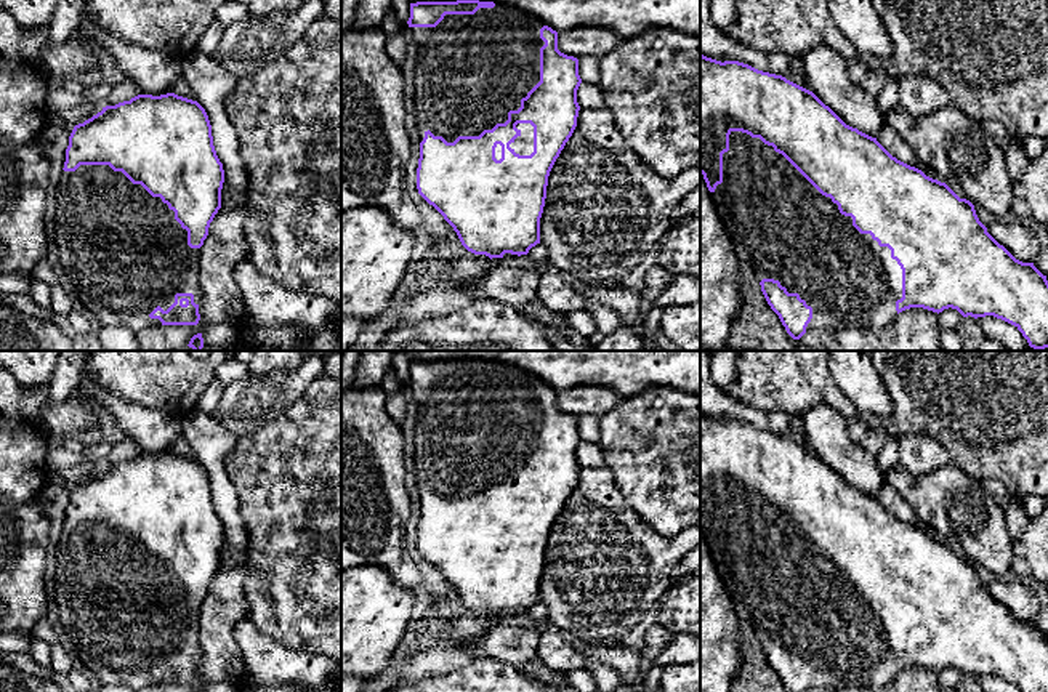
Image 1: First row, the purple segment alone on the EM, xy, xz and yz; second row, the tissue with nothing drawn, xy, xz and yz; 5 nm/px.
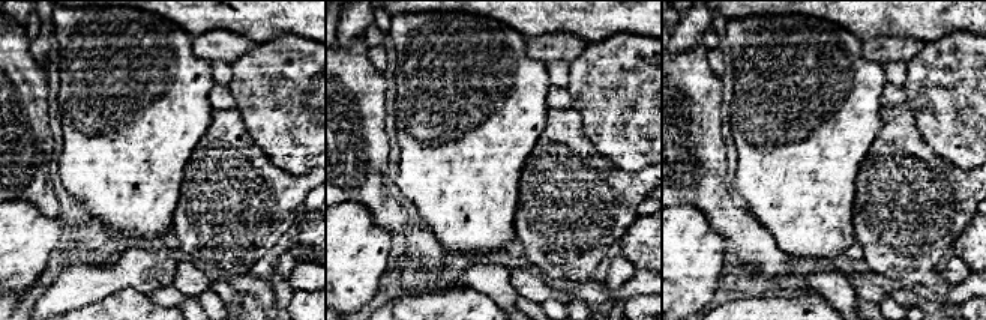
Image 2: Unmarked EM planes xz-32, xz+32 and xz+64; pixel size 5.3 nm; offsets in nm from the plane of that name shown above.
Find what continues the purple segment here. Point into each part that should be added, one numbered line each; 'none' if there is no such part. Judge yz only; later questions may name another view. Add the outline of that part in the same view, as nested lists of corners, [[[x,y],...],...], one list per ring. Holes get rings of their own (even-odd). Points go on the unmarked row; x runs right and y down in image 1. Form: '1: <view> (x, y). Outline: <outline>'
1: yz (779, 582). Outline: [[[731,490],[729,509],[723,513],[723,541],[718,543],[710,553],[739,620],[748,622],[752,625],[758,641],[763,638],[779,639],[788,652],[798,652],[800,657],[812,666],[812,678],[808,682],[806,690],[814,687],[844,687],[865,684],[883,686],[897,676],[896,660],[902,657],[902,628],[897,620],[891,617],[891,609],[888,606],[880,606],[870,593],[861,593],[853,585],[853,577],[841,573],[838,564],[833,562],[830,556],[822,554],[782,513],[776,511],[772,505],[764,503],[760,497],[752,497],[747,492]]]

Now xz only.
1: xz (471, 428). Outline: [[[495,362],[479,367],[474,373],[445,373],[436,386],[409,386],[417,412],[415,428],[415,476],[420,501],[429,489],[453,501],[458,495],[479,495],[497,482],[508,479],[510,469],[521,466],[521,458],[540,441],[540,388],[546,384],[527,370]]]

